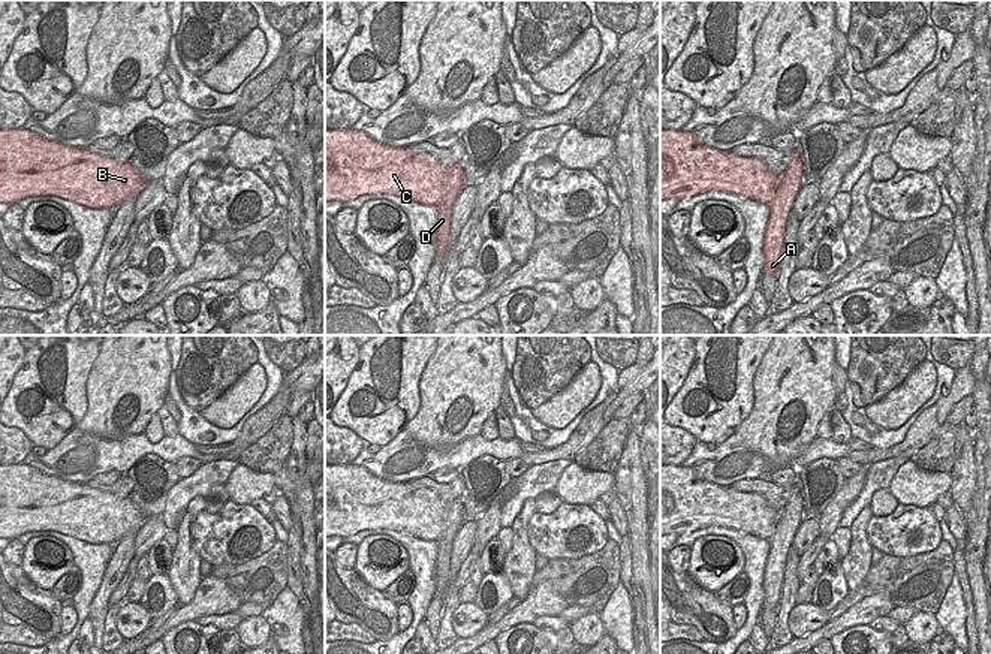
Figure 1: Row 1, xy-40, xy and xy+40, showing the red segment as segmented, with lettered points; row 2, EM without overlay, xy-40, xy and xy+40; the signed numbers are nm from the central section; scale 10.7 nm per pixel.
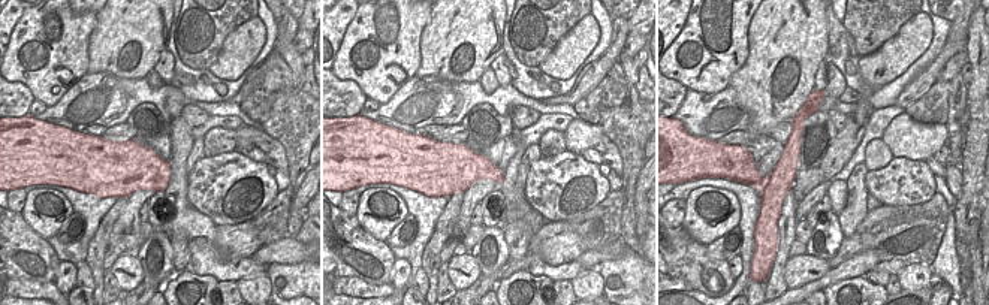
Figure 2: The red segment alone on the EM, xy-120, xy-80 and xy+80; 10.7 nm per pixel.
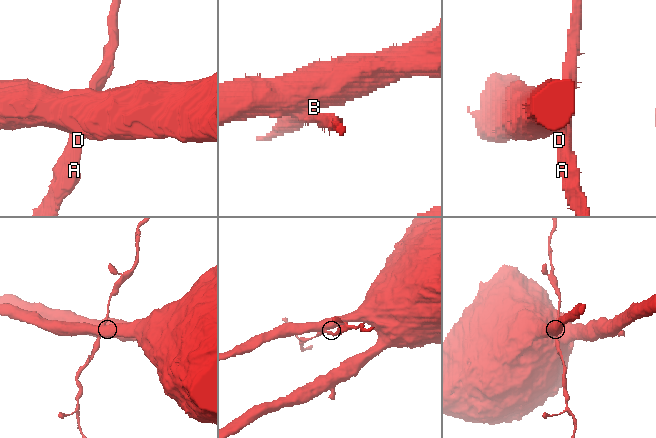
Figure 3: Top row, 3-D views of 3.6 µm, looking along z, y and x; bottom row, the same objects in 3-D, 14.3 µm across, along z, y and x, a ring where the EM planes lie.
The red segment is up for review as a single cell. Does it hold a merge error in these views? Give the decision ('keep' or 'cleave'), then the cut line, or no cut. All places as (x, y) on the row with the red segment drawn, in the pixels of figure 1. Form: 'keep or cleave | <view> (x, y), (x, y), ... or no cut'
keep | no cut

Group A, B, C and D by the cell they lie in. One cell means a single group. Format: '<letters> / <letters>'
A B C D

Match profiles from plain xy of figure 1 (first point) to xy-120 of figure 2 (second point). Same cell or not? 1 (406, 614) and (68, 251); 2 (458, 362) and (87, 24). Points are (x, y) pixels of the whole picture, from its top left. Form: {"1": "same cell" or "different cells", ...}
{"1": "different cells", "2": "different cells"}

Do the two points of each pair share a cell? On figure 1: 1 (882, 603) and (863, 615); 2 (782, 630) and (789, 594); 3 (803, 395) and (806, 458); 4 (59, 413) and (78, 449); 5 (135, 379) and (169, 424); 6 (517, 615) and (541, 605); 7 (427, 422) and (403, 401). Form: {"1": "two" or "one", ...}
{"1": "one", "2": "one", "3": "two", "4": "two", "5": "two", "6": "one", "7": "two"}

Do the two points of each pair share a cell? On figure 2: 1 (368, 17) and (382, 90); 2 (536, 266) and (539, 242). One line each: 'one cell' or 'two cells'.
1: one cell
2: two cells

